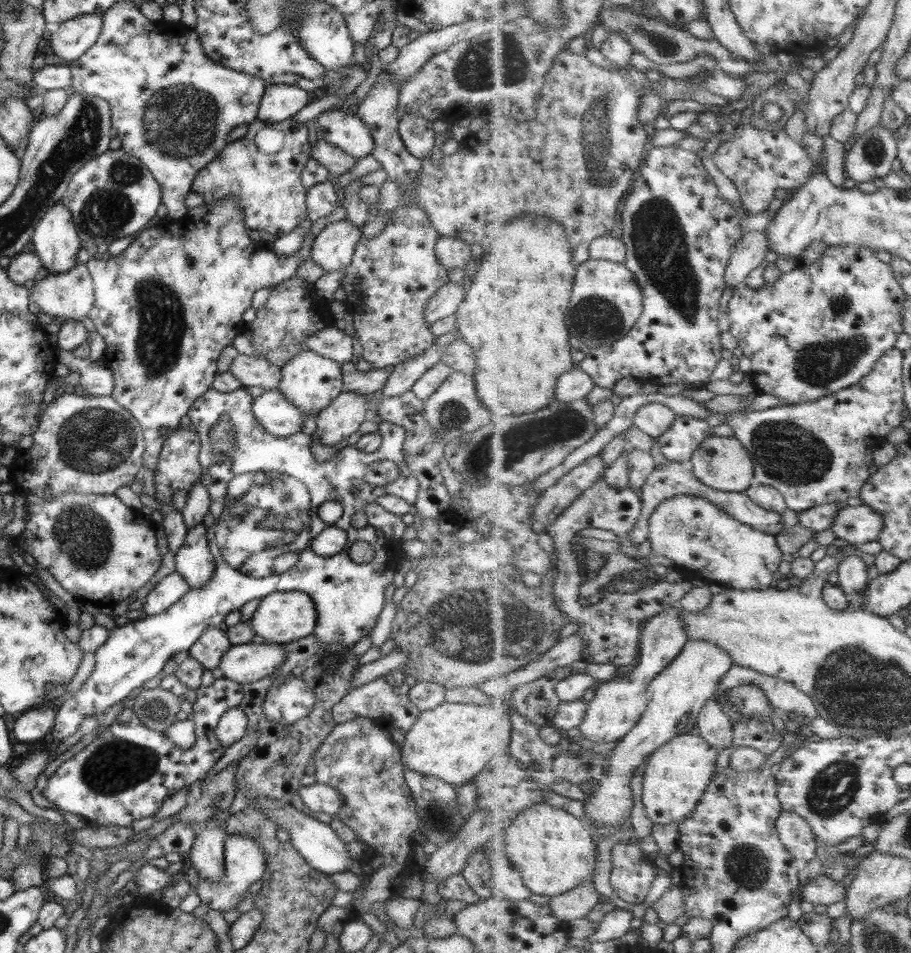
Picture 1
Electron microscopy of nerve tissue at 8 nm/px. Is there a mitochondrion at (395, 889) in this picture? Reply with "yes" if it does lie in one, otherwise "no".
no

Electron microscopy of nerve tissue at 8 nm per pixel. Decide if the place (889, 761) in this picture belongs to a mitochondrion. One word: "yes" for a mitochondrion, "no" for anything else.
no

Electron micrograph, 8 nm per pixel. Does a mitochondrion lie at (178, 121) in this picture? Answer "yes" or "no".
yes

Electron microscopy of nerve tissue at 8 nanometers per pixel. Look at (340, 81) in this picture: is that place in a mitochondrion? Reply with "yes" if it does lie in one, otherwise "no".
yes

